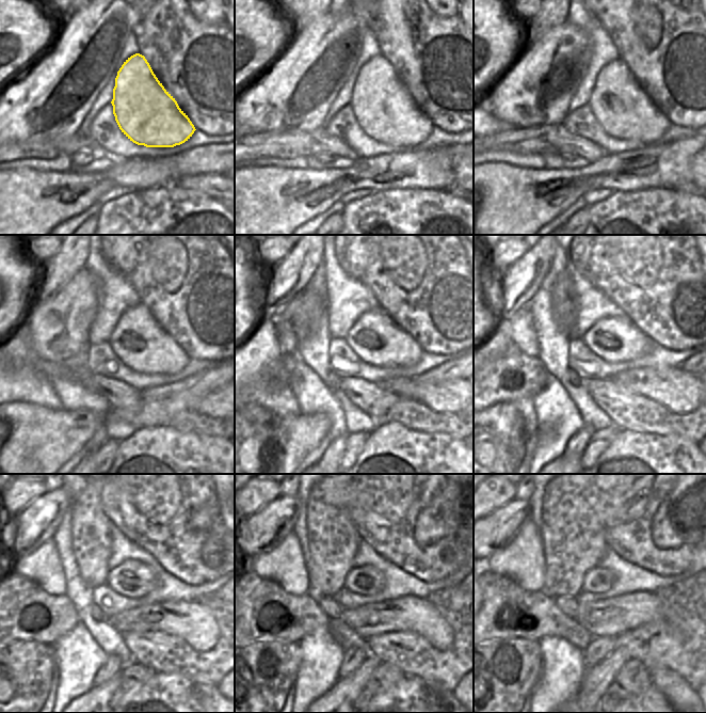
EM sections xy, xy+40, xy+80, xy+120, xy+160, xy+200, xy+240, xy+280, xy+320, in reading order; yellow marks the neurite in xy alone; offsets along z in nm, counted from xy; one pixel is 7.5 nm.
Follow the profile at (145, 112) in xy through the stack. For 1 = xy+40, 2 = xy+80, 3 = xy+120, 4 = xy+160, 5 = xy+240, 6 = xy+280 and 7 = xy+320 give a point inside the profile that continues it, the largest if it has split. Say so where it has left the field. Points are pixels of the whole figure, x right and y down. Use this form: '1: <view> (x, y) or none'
1: xy+40 (384, 109)
2: xy+80 (623, 109)
3: xy+120 (138, 341)
4: xy+160 (375, 338)
5: xy+240 (132, 579)
6: xy+280 (365, 580)
7: xy+320 (598, 580)

